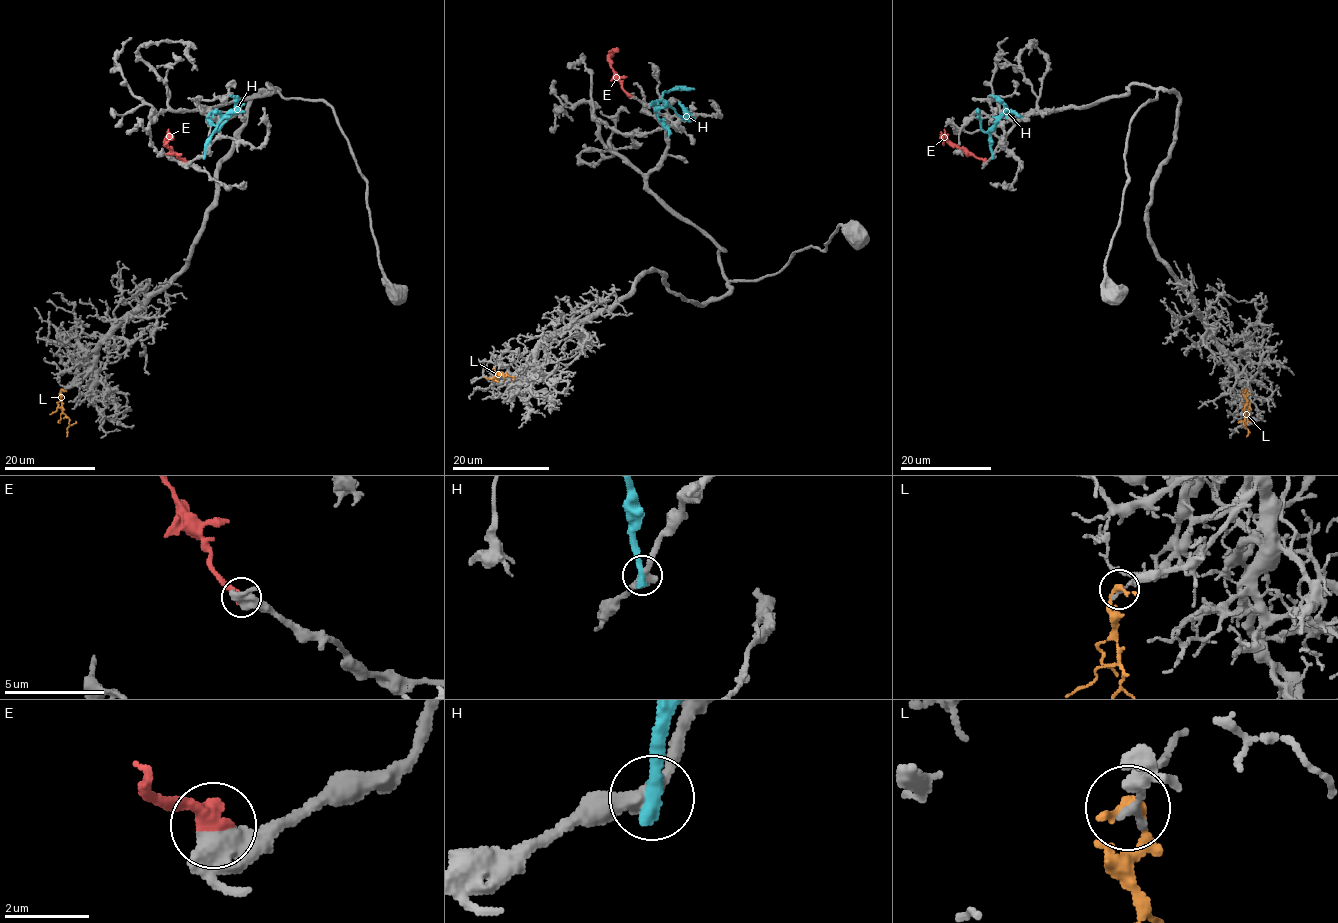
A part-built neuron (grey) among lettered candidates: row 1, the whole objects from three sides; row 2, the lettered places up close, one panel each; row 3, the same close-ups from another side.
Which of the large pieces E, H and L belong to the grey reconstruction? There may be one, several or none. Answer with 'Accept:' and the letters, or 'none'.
Accept: E

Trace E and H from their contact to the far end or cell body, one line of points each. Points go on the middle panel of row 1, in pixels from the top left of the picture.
E: (630, 95), (611, 67), (609, 55), (613, 48)
H: (651, 105), (665, 101), (683, 117), (683, 108), (679, 102)

